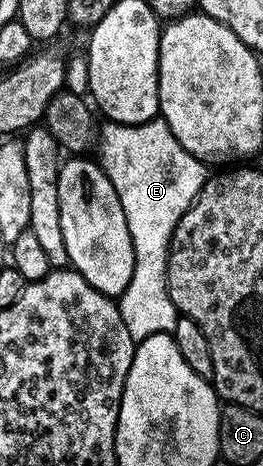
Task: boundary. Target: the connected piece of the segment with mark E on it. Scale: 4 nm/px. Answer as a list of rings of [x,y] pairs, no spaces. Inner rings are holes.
[[[160,117],[133,126],[110,121],[104,125],[99,131],[99,166],[123,205],[127,229],[133,235],[133,252],[139,257],[131,281],[119,297],[119,306],[127,333],[140,341],[155,333],[172,333],[177,324],[179,312],[167,289],[169,242],[183,213],[205,188],[207,167],[179,145]]]

